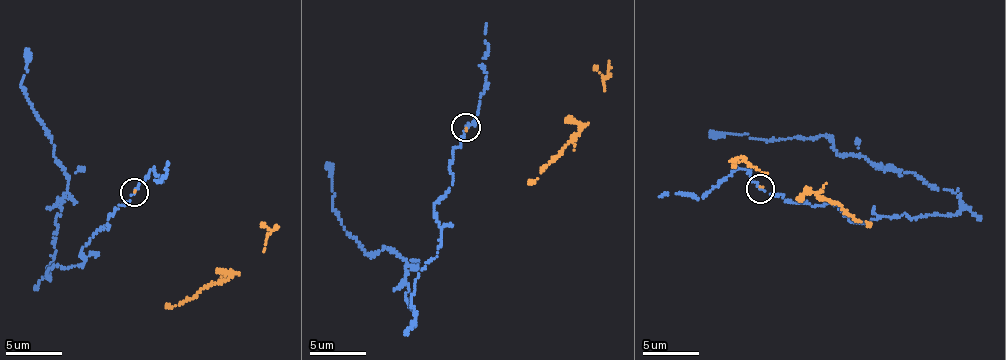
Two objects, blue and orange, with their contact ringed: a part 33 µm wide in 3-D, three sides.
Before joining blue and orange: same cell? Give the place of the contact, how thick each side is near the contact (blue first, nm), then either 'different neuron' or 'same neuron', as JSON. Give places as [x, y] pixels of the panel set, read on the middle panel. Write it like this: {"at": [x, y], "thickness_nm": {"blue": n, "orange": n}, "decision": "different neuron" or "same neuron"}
{"at": [465, 127], "thickness_nm": {"blue": 180, "orange": 130}, "decision": "same neuron"}

